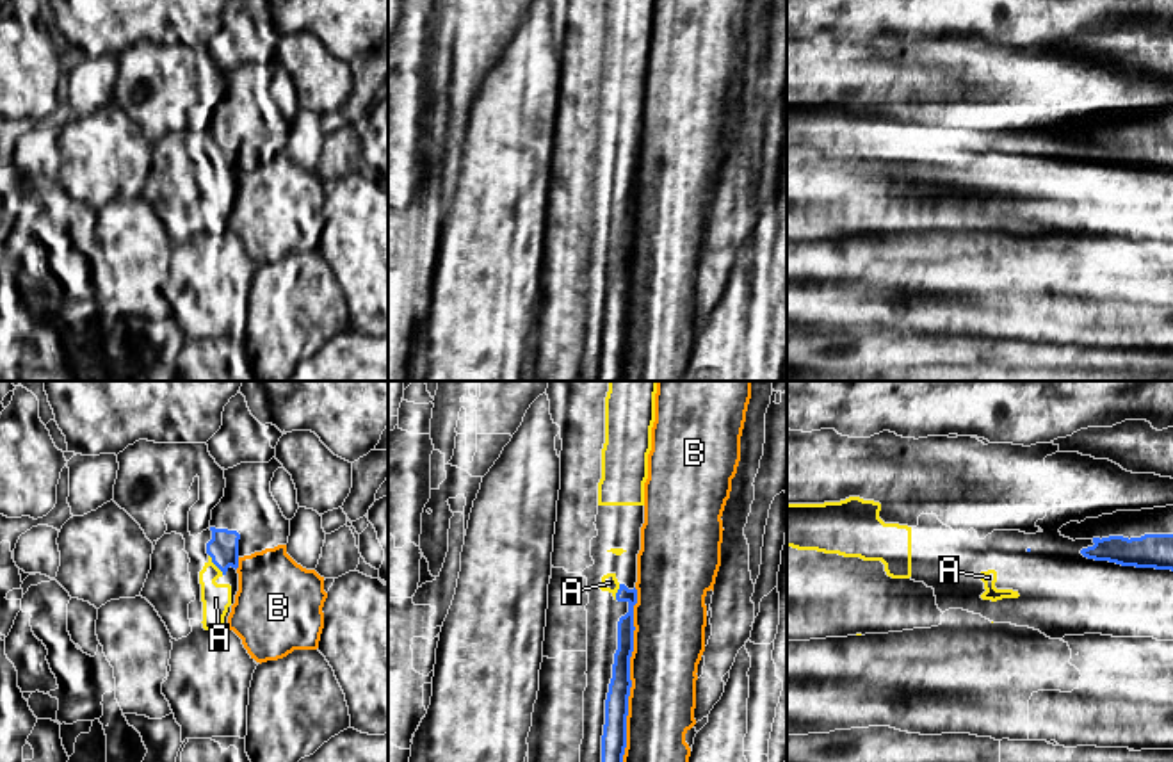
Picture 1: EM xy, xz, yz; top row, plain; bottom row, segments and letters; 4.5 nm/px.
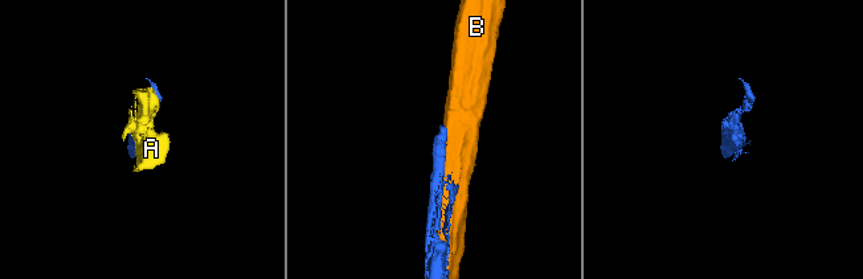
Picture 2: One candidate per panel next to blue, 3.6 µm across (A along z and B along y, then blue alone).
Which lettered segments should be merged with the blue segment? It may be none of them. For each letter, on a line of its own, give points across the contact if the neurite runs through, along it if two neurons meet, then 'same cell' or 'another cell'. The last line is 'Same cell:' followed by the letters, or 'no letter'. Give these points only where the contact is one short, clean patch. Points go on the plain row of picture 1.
A: along xy (209, 155), (210, 162), (223, 175) | another cell
B: another cell
Same cell: no letter

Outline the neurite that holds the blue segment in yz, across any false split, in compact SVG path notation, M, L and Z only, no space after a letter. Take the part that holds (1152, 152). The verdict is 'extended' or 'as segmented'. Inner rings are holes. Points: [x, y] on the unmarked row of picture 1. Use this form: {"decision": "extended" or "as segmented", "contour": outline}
{"decision": "extended", "contour": "M1056 53L1045 59L1052 73L1056 105L1036 135L993 132L984 141L970 130L965 137L943 126L936 116L920 116L911 128L911 182L934 190L942 214L963 210L993 224L1011 224L1040 231L1050 240L1064 237L1102 235L1112 239L1153 239L1173 242L1173 80L1155 75L1132 75L1109 61L1079 53ZM997 173L997 190L1013 190L1018 199L983 201L986 192L981 174Z"}

